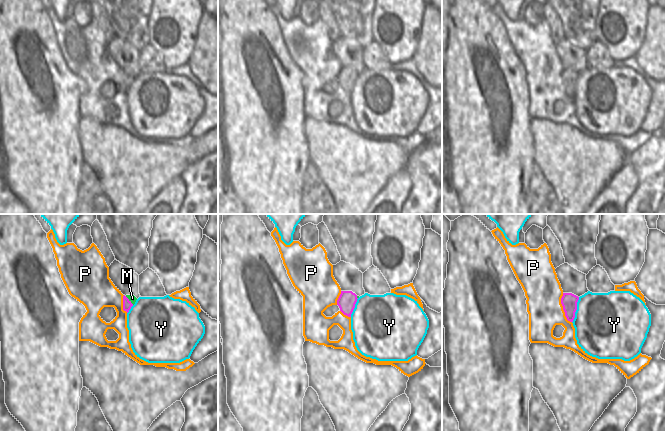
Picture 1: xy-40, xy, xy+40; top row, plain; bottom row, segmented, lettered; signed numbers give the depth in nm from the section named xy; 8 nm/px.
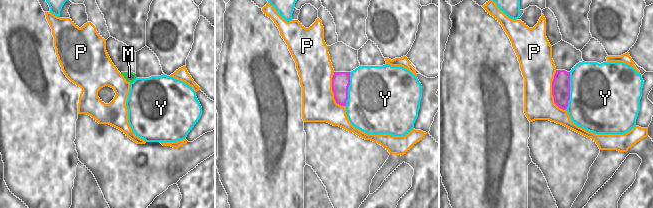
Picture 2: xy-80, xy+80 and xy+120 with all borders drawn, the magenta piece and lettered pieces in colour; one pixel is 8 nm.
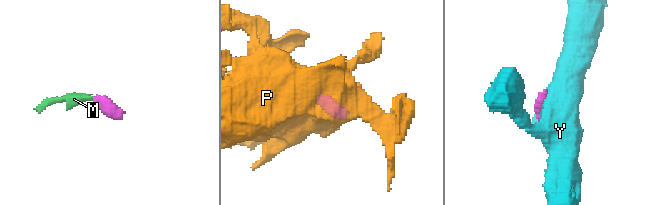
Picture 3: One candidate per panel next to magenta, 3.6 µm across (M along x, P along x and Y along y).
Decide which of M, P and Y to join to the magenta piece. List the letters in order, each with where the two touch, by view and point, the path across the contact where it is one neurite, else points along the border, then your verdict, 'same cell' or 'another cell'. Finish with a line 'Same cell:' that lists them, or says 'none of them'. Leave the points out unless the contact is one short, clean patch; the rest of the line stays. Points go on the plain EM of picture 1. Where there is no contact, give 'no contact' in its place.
M: meets magenta in xy-40 at (128, 76); runs through xy-40 (127, 80), (128, 76), (132, 74); same cell
P: meets magenta in xy+40 at (563, 84); another cell
Y: meets magenta in xy+40 at (576, 85); another cell
Same cell: M

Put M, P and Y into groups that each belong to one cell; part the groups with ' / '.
M / P / Y

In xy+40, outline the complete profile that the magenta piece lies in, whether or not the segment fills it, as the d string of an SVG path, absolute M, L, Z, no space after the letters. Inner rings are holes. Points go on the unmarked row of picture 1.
M563 69L561 74L561 80L565 88L565 92L568 97L573 98L575 94L575 88L577 86L577 78L579 73L572 69Z

